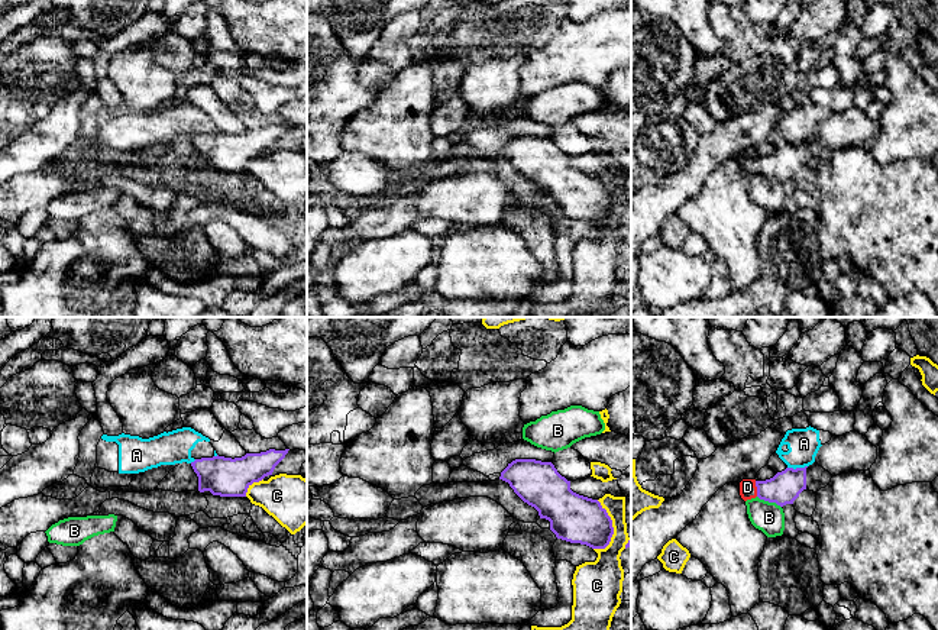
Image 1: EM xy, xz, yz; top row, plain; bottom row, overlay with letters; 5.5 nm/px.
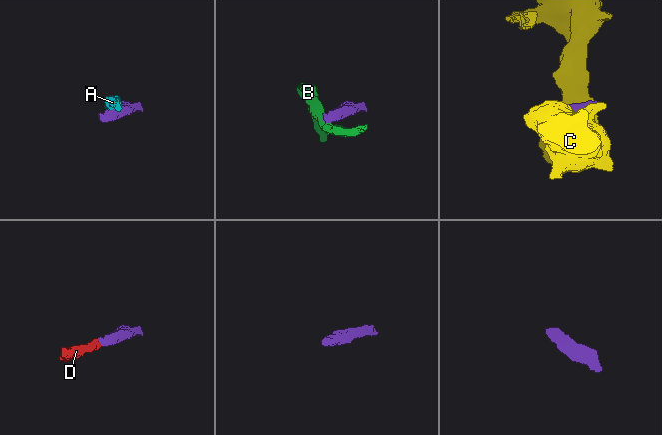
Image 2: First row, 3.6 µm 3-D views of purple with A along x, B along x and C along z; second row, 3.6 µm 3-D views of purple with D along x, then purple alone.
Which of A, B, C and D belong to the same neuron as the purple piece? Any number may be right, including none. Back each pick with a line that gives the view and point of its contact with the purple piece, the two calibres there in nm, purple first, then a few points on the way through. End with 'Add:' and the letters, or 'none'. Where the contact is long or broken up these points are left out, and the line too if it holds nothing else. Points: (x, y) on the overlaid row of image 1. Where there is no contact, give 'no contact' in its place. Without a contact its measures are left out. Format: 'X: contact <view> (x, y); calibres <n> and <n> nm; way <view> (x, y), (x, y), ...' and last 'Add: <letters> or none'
D: contact yz (757, 488); calibres 180 and 100 nm; way yz (785, 487), (757, 488), (747, 487)
Add: D

